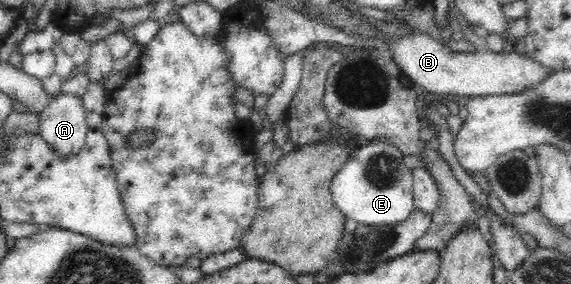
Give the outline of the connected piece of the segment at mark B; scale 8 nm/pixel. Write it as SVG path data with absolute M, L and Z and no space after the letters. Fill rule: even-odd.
M425 34L407 36L403 40L386 41L392 45L393 61L420 92L454 94L460 96L462 100L470 97L523 94L527 90L537 88L555 72L518 50L505 54L491 51L489 48L480 48L456 53Z

